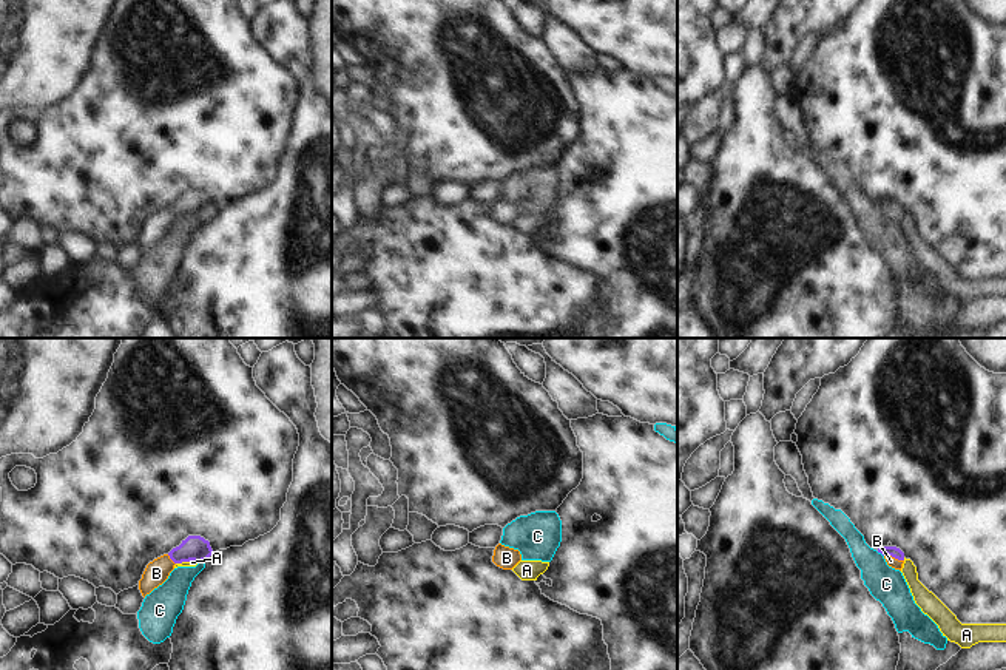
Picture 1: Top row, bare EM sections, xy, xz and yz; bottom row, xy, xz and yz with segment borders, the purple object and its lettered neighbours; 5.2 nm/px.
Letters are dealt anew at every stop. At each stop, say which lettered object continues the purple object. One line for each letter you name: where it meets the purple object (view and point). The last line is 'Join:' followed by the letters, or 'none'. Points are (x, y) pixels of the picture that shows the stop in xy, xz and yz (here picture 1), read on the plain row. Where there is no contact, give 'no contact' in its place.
B: contact yz (894, 210)
Join: B

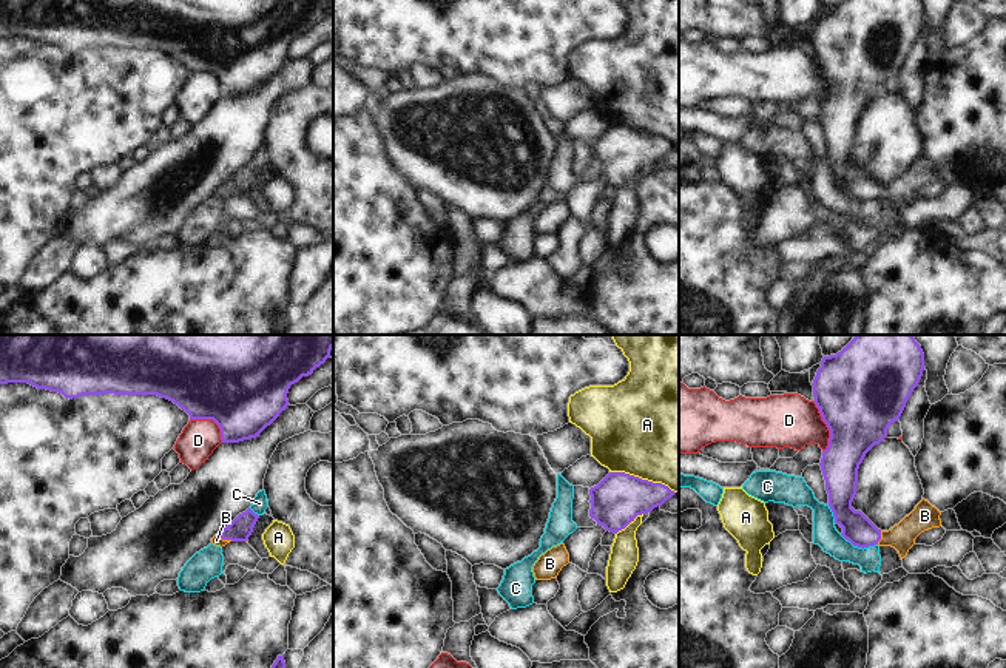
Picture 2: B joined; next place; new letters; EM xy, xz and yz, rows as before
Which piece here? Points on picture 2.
B: contact xy (226, 193)
Join: B

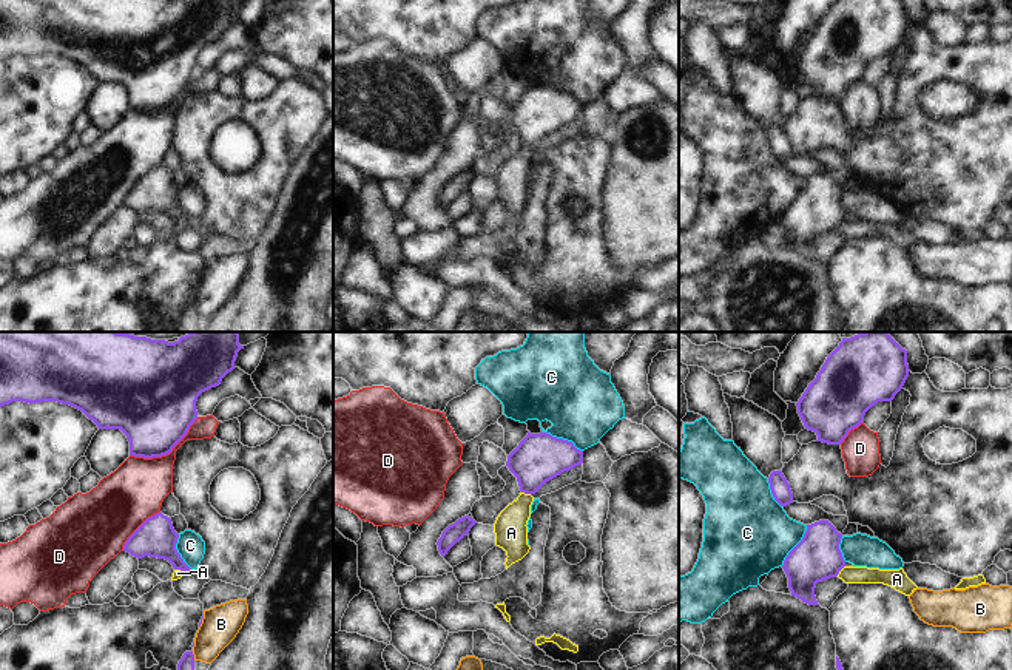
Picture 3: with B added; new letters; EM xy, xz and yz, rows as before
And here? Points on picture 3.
A: contact xz (526, 147)
Join: A

